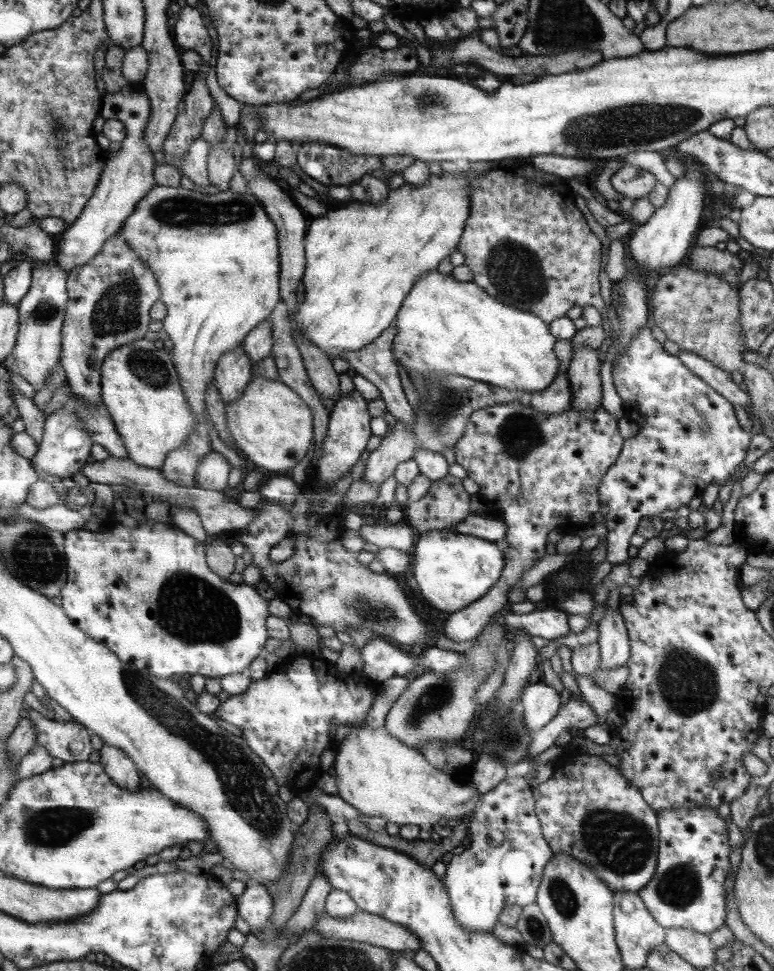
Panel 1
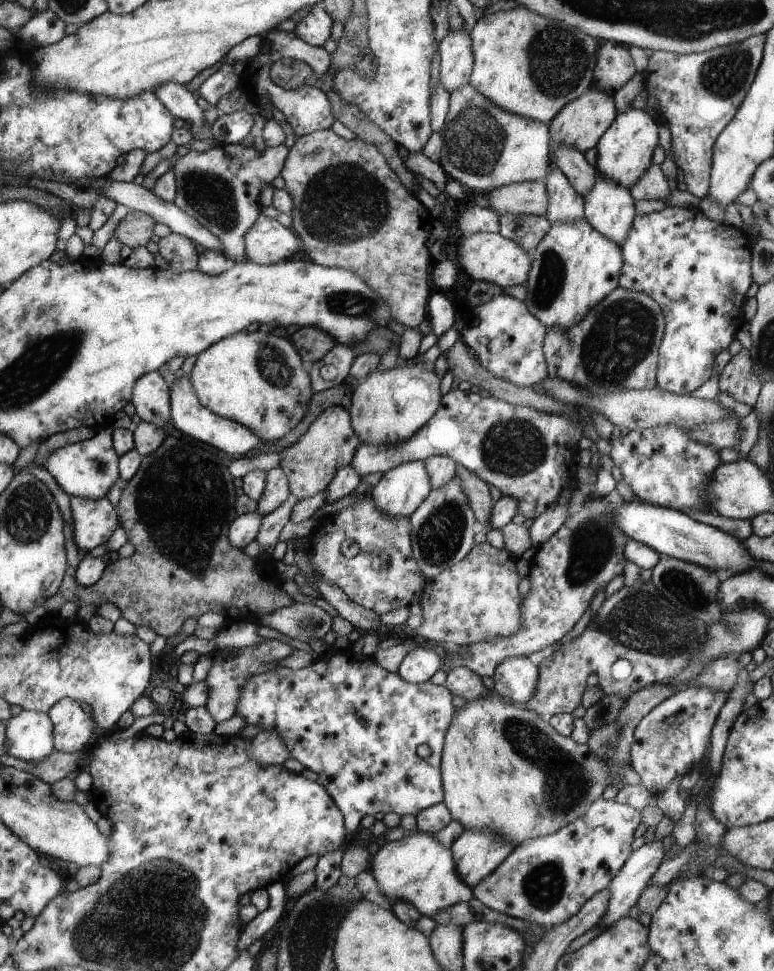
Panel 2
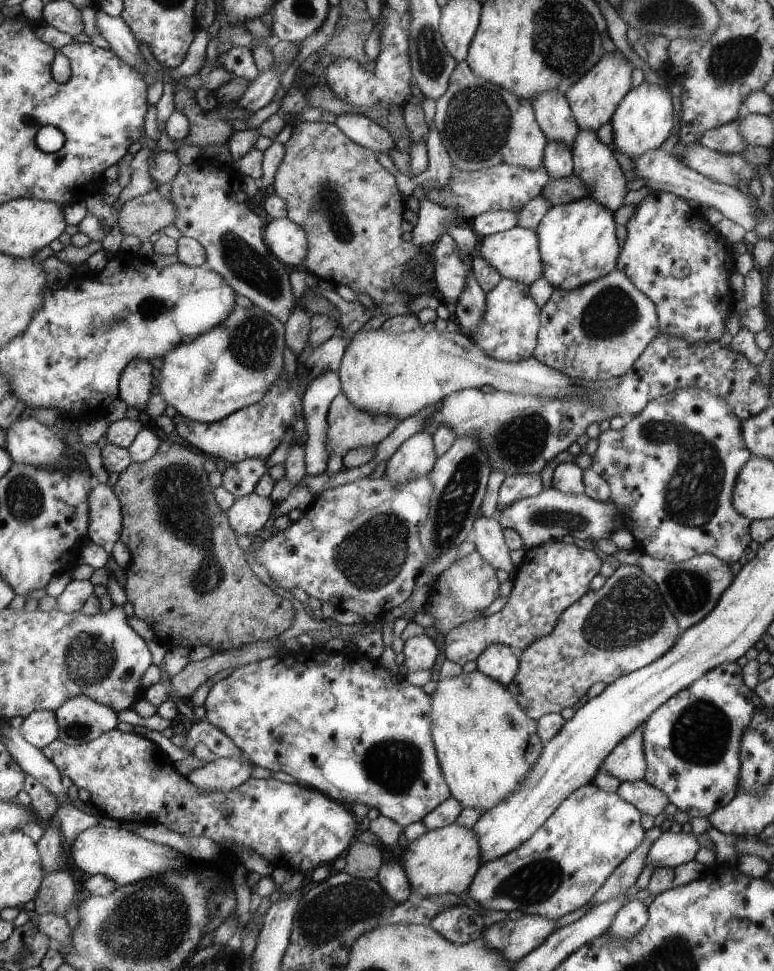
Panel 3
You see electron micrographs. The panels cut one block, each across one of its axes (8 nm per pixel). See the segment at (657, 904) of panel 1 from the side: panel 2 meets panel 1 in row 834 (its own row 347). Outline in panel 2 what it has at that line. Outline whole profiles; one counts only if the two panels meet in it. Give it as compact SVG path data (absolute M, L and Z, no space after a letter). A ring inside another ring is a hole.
M668 207L661 211L636 214L636 218L632 222L632 229L629 229L628 237L620 246L620 251L623 255L623 270L621 270L620 273L619 286L624 289L649 295L649 298L652 298L653 302L656 302L660 306L664 314L664 334L656 362L656 386L661 390L669 391L676 395L687 395L689 390L695 390L695 388L701 386L705 380L709 380L709 374L711 374L711 366L713 366L715 356L717 356L719 352L723 352L723 350L729 346L729 342L733 340L737 328L747 322L743 320L741 306L743 306L743 300L745 300L745 290L747 290L751 284L750 247L751 242L749 236L746 235L744 231L740 228L725 225L723 222L717 223L707 219L699 208Z

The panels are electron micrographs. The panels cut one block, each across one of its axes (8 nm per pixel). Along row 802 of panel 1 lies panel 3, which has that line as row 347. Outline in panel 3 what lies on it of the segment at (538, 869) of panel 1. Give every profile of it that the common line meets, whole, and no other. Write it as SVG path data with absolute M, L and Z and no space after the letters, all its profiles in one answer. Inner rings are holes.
M501 279L488 293L482 319L474 331L467 336L476 343L486 355L498 361L514 363L532 356L536 348L536 337L540 328L540 304L533 302L528 286L513 279Z

